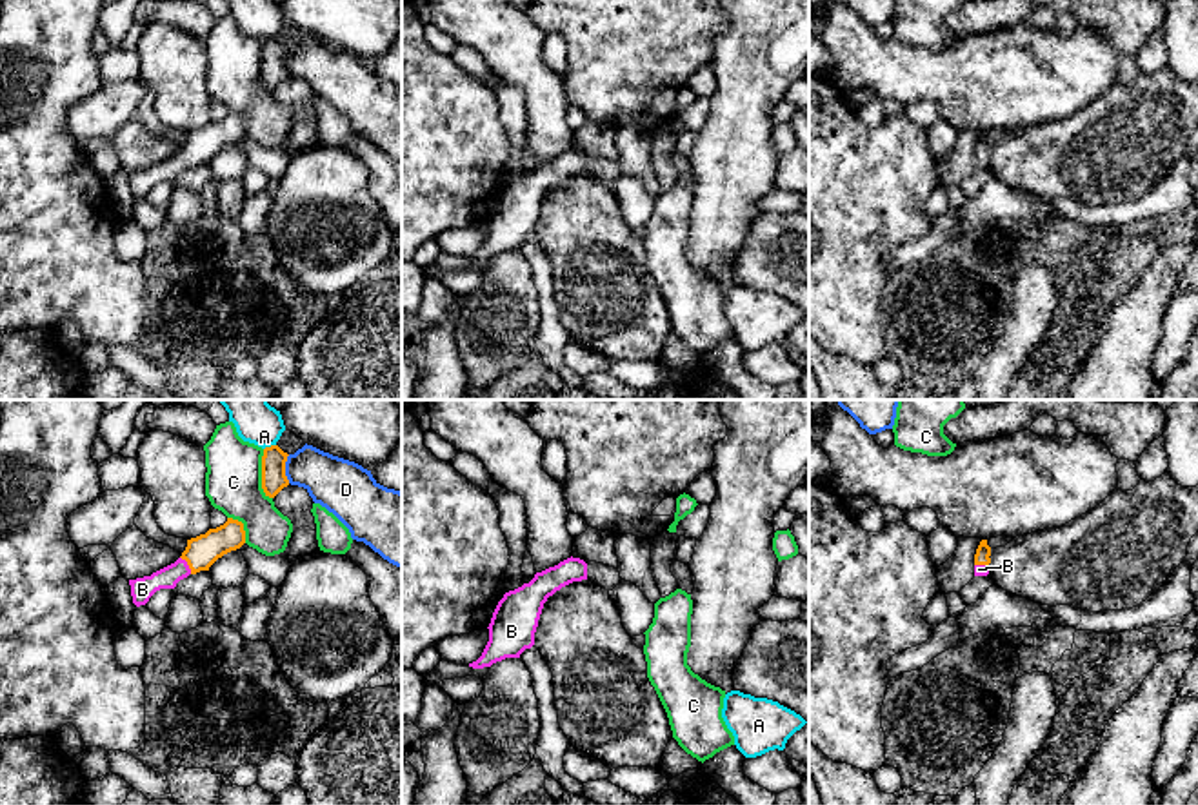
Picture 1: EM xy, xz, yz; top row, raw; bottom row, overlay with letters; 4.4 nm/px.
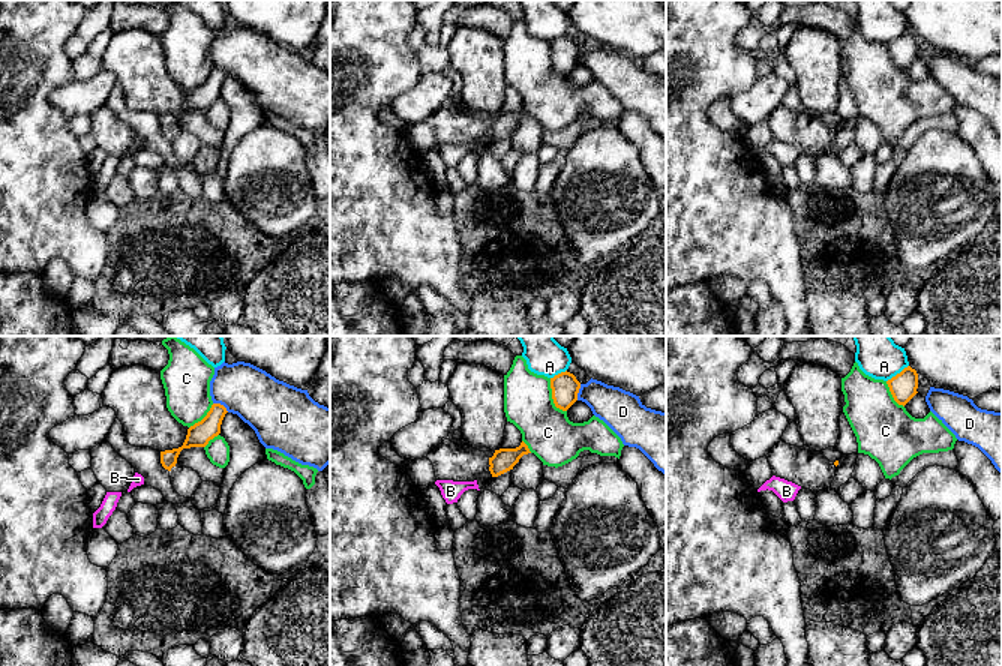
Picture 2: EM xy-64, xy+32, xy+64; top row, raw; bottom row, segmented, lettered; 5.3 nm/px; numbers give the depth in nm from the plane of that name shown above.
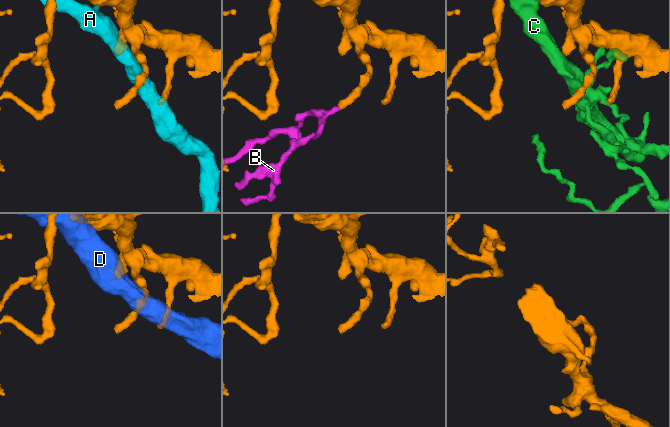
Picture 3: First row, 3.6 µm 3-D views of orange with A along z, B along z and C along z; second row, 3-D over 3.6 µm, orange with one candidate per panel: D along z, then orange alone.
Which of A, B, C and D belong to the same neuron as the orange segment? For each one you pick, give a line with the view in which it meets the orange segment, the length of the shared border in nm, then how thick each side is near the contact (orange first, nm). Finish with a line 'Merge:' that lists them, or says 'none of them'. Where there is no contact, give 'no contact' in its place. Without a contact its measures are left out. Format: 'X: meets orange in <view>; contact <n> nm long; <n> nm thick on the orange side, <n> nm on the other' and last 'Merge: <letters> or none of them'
B: meets orange in xy; contact 90 nm long; 140 nm thick on the orange side, 100 nm on the other
Merge: B

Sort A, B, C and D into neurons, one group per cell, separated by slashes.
A / B / C / D

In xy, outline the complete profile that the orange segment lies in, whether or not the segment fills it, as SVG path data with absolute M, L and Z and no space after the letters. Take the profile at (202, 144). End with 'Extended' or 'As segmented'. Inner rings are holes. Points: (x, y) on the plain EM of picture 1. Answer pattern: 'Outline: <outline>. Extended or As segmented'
Outline: M233 111L205 127L187 133L182 149L153 165L151 169L129 173L133 196L145 198L160 182L175 182L176 176L189 167L209 164L209 160L224 147L240 142L245 136L244 116Z. Extended

